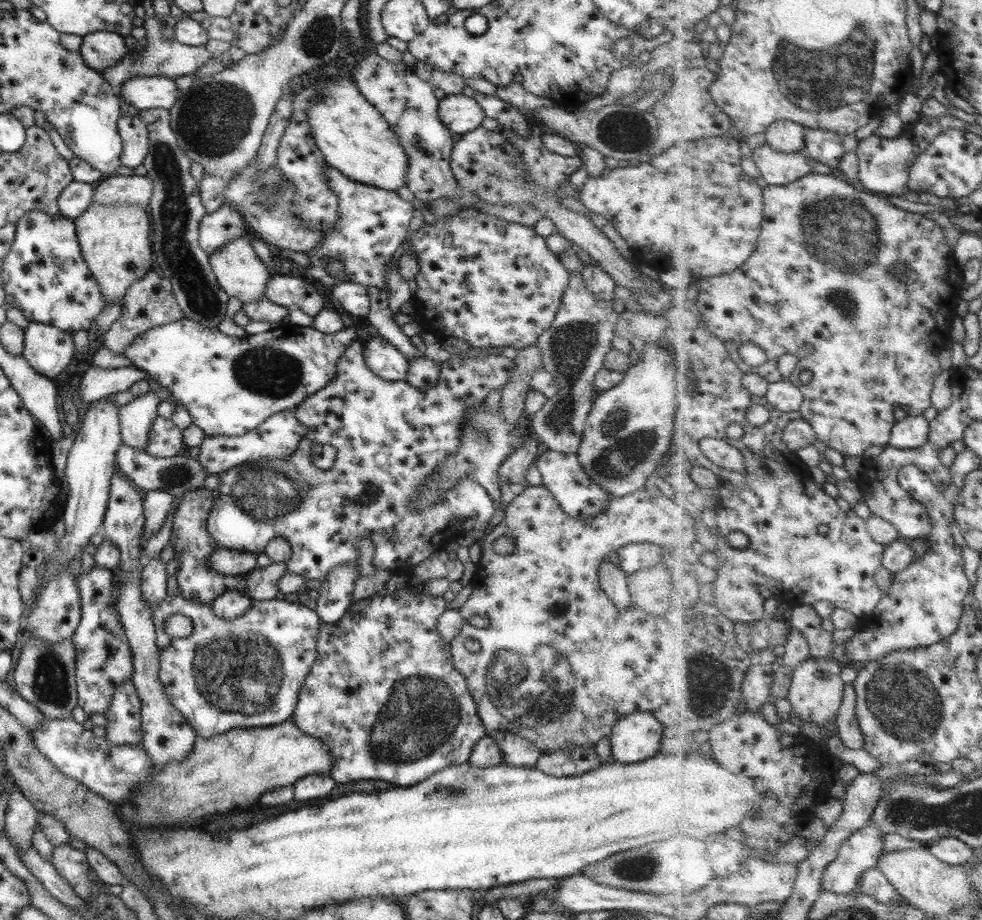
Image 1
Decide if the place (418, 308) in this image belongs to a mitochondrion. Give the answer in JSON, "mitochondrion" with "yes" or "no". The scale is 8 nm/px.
{"mitochondrion":"no"}

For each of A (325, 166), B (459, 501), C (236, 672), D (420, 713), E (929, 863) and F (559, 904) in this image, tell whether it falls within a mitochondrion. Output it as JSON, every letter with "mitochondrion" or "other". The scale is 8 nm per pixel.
{"A":"other","B":"other","C":"mitochondrion","D":"mitochondrion","E":"other","F":"other"}

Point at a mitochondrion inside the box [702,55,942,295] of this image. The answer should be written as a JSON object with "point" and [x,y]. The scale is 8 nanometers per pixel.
{"point":[844,234]}

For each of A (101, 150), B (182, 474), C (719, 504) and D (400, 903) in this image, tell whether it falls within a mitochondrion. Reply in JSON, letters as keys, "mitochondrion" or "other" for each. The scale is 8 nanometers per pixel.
{"A":"other","B":"mitochondrion","C":"other","D":"other"}

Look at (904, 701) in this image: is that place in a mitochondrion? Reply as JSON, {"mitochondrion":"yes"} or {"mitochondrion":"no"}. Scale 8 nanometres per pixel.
{"mitochondrion":"yes"}

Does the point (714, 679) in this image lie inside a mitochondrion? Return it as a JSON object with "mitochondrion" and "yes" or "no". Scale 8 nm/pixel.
{"mitochondrion":"yes"}

